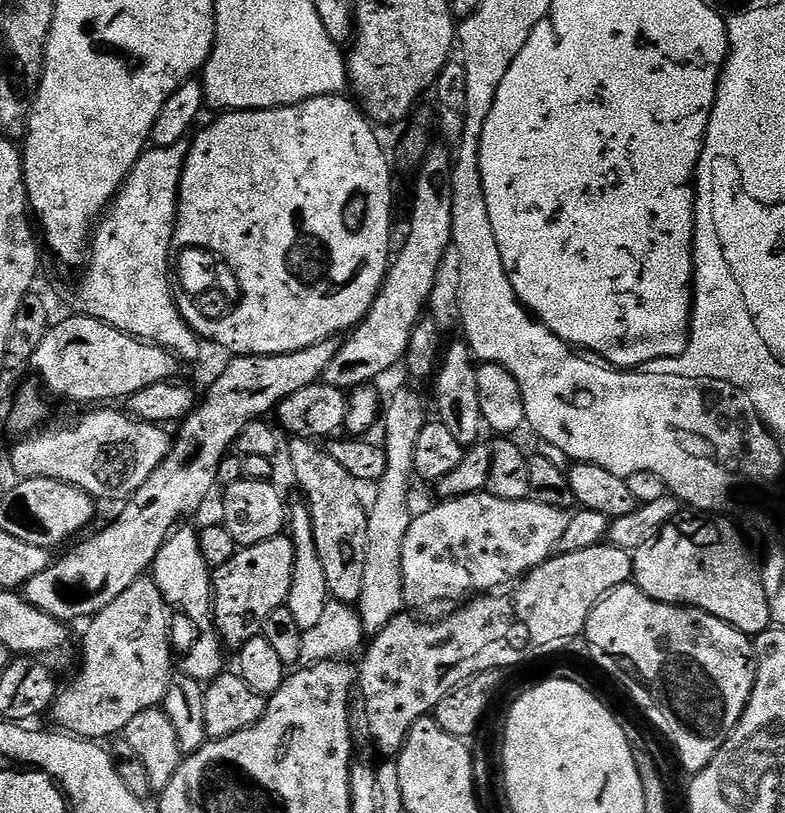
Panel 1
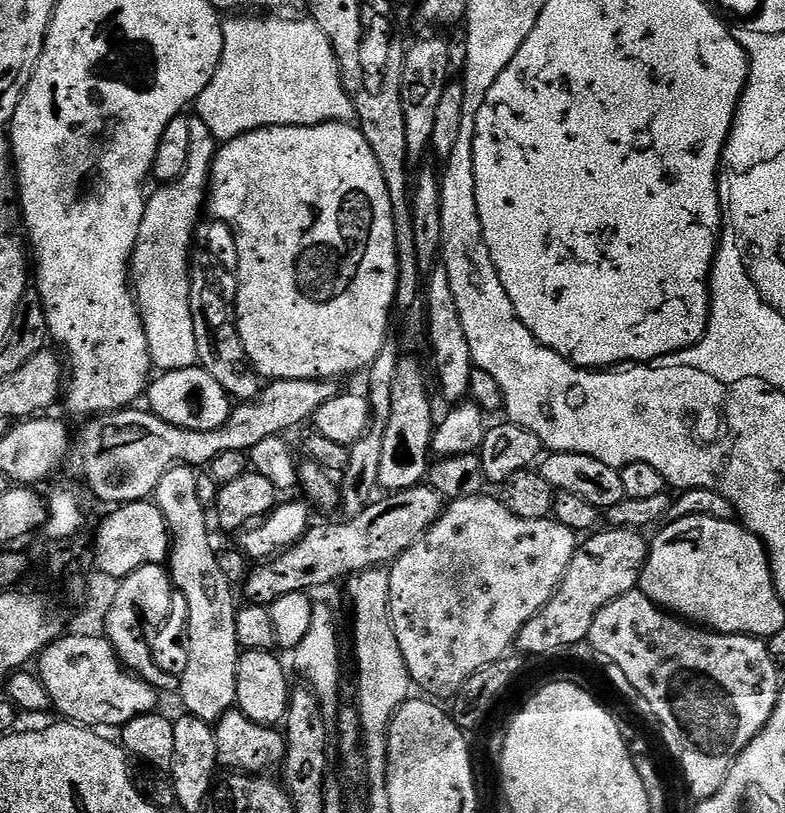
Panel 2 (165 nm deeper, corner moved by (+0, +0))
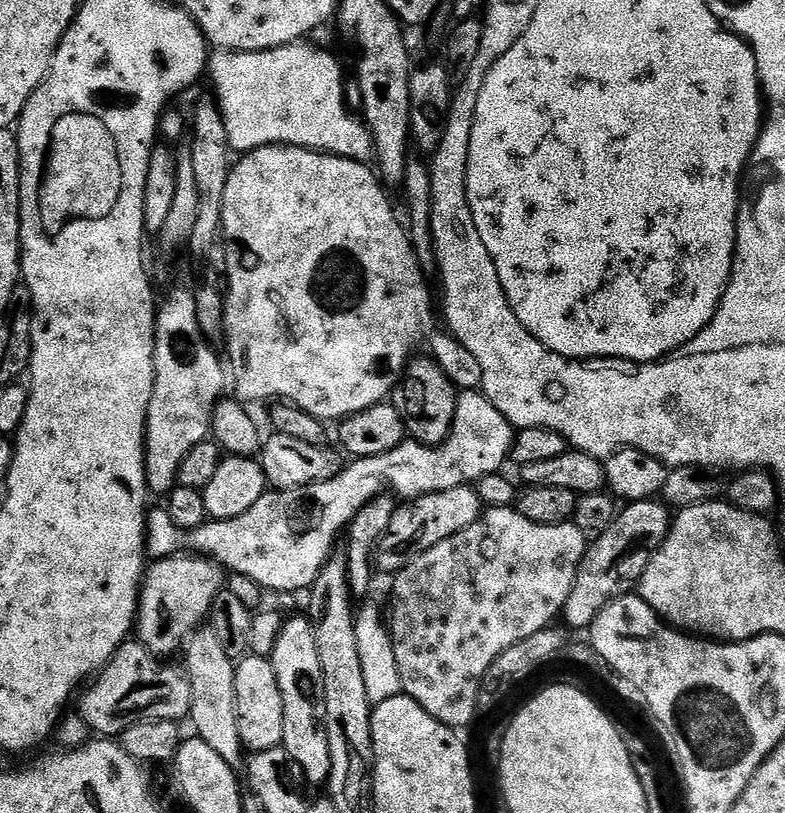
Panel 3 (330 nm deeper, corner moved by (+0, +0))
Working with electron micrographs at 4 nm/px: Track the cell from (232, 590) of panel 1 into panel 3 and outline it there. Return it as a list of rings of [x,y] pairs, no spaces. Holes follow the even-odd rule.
[[[471,484],[454,486],[454,490],[442,490],[434,494],[426,494],[417,500],[401,503],[397,507],[394,518],[390,518],[388,533],[384,535],[384,539],[376,549],[375,567],[389,574],[401,572],[406,565],[414,562],[414,558],[418,558],[418,554],[474,526],[474,522],[478,522],[485,511],[486,505]]]

